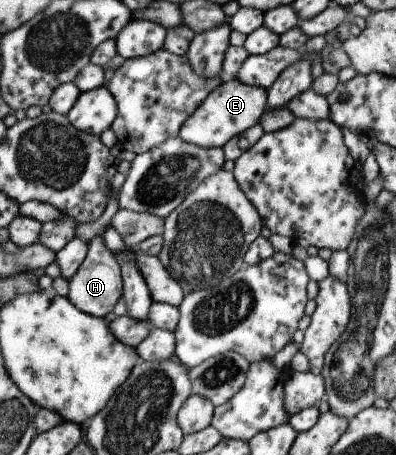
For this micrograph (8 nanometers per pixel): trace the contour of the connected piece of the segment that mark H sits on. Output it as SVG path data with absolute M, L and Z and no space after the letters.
M102 237L87 242L87 253L78 270L68 279L67 299L78 309L90 316L102 317L112 311L118 302L123 287L119 266L114 254L106 248Z

